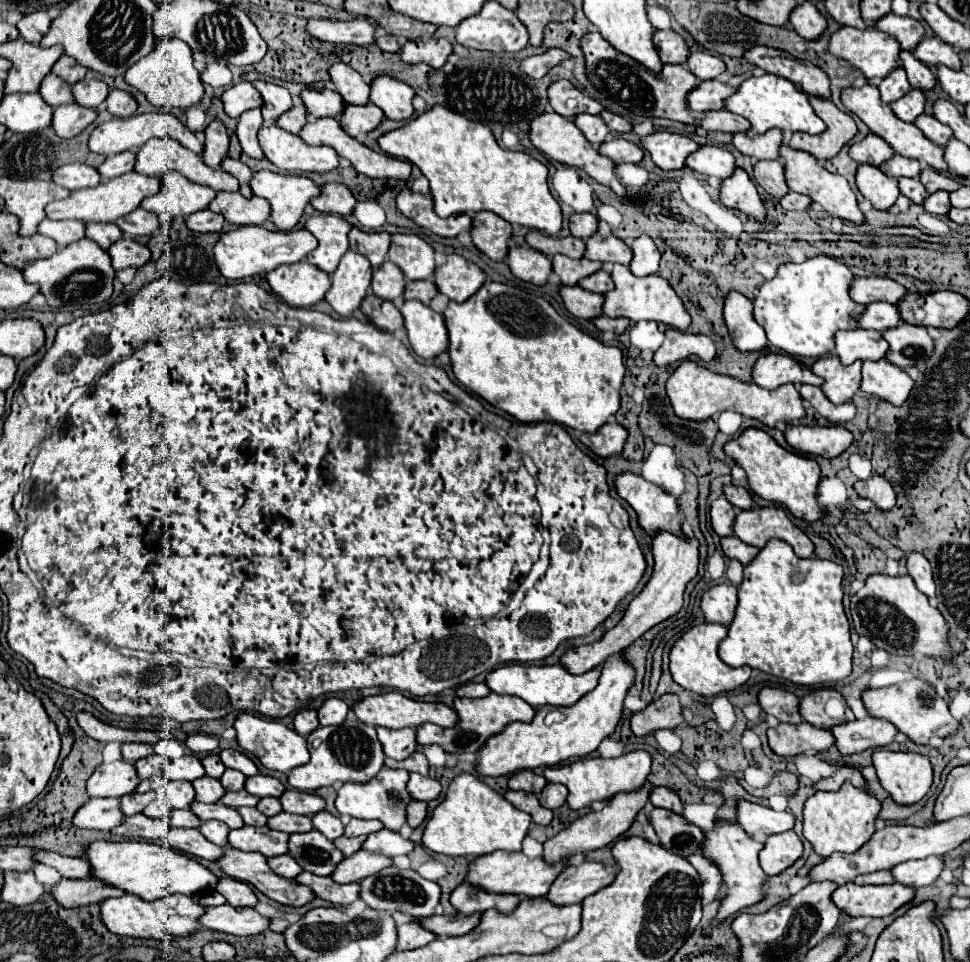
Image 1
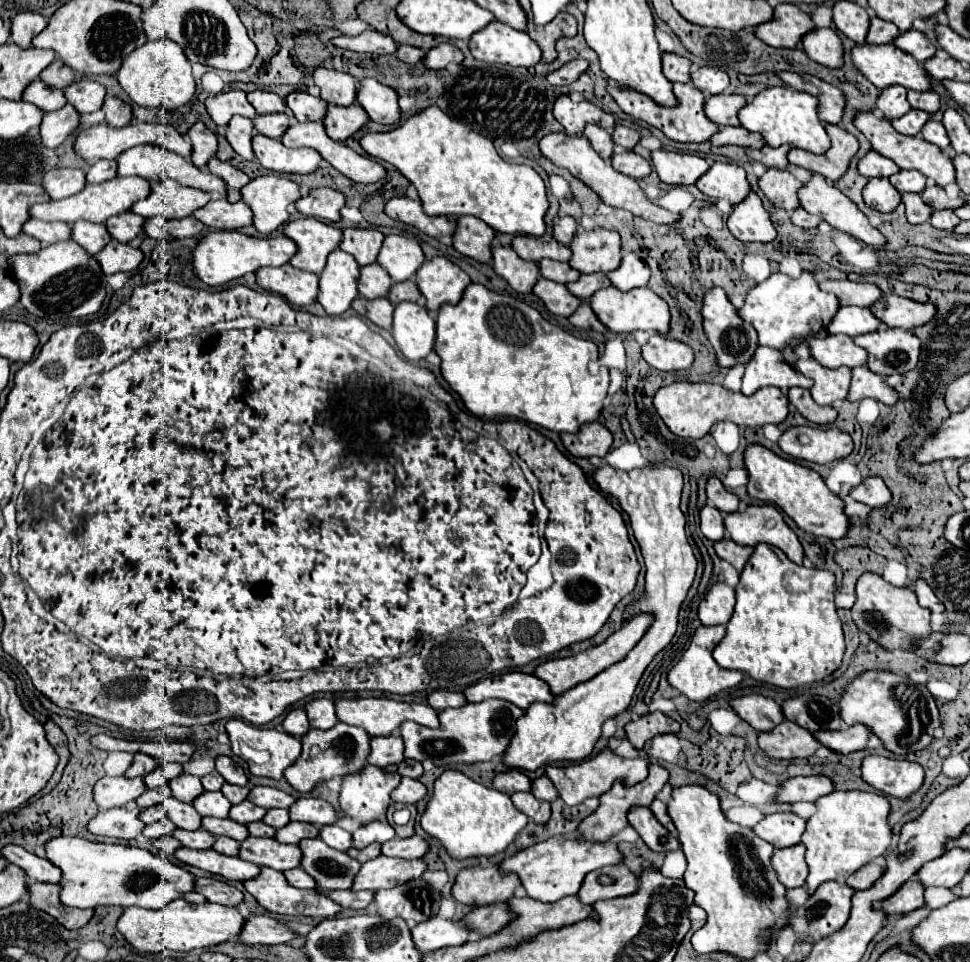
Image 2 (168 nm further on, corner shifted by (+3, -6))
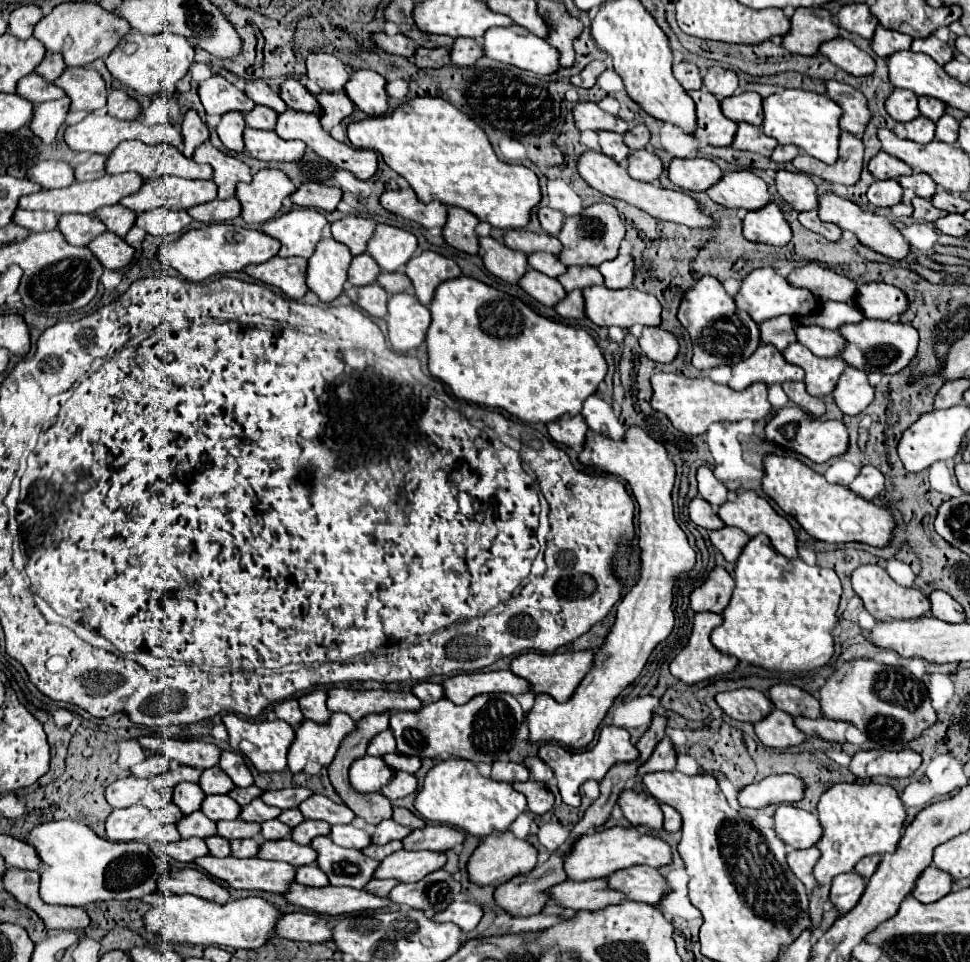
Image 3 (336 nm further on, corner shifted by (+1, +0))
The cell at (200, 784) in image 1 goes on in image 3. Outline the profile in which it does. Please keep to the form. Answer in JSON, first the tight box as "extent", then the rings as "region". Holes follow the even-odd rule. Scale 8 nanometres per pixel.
{"extent":[202,795,240,821],"region":[[[206,795],[206,799],[202,801],[202,813],[212,821],[236,819],[238,811],[240,805],[228,795]]]}

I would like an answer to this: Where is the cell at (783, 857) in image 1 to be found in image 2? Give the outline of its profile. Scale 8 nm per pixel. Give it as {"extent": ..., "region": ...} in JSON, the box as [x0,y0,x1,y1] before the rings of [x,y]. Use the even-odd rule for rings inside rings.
{"extent":[772,845,808,889],"region":[[[794,845],[794,847],[788,847],[788,849],[778,849],[774,851],[774,857],[772,857],[772,865],[778,873],[778,879],[788,885],[788,889],[794,889],[794,887],[802,887],[804,881],[806,881],[806,875],[808,875],[808,867],[806,867],[806,861],[804,861],[804,845]]]}

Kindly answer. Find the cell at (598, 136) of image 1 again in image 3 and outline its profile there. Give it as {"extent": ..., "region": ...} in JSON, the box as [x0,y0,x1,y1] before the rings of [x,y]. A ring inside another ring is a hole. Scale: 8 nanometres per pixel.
{"extent":[598,131,630,163],"region":[[[598,131],[598,137],[600,137],[600,149],[606,155],[610,155],[618,163],[624,163],[626,161],[626,155],[630,155],[630,149],[624,145],[620,133],[614,133],[614,131]]]}

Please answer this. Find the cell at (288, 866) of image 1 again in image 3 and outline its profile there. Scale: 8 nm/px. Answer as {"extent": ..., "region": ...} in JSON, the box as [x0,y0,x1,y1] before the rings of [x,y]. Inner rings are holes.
{"extent":[296,863,328,887],"region":[[[314,863],[314,865],[304,865],[296,869],[296,881],[308,887],[324,887],[328,885],[328,877],[322,873],[322,869]]]}

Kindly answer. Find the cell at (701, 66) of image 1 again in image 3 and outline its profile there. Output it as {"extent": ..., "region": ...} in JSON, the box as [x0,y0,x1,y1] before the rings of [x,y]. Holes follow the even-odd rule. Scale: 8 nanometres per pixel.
{"extent":[704,65,738,99],"region":[[[714,65],[706,71],[704,75],[704,89],[714,93],[718,99],[724,99],[724,97],[730,97],[734,95],[736,87],[738,87],[738,75],[730,69],[724,69],[720,65]]]}

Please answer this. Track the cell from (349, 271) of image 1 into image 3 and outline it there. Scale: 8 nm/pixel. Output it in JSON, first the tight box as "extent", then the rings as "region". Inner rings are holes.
{"extent":[308,239,352,303],"region":[[[322,239],[308,259],[308,287],[324,303],[338,299],[344,293],[344,283],[348,281],[348,267],[352,263],[352,253],[346,245],[336,239]]]}

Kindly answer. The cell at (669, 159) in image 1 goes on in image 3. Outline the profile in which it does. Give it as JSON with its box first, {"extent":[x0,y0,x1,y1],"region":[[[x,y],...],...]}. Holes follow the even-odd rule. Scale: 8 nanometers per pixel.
{"extent":[668,159,722,191],"region":[[[672,159],[668,165],[668,179],[690,191],[706,191],[722,177],[722,169],[712,159]]]}

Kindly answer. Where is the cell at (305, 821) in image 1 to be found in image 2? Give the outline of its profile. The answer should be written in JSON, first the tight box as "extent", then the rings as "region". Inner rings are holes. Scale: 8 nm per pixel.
{"extent":[276,821,318,843],"region":[[[290,821],[286,827],[278,829],[276,831],[276,839],[280,843],[300,843],[302,839],[310,837],[318,837],[318,827],[316,825],[310,825],[310,823],[298,823],[298,821]]]}

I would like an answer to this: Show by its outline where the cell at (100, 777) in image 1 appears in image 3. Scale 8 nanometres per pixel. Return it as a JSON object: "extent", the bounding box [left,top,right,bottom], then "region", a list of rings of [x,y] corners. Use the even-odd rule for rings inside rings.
{"extent":[106,775,148,809],"region":[[[134,775],[118,779],[106,787],[106,801],[116,809],[130,807],[142,799],[146,787],[148,787],[148,779],[138,779]]]}

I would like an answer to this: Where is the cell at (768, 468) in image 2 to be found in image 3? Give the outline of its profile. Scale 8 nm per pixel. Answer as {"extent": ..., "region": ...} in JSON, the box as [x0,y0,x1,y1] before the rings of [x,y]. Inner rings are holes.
{"extent":[762,455,894,547],"region":[[[764,455],[764,477],[762,489],[772,497],[780,509],[792,517],[810,533],[814,539],[826,543],[850,543],[860,541],[874,547],[884,547],[892,537],[894,519],[892,513],[884,507],[876,507],[870,501],[854,495],[842,485],[828,483],[824,475],[812,471],[808,465],[794,457]]]}

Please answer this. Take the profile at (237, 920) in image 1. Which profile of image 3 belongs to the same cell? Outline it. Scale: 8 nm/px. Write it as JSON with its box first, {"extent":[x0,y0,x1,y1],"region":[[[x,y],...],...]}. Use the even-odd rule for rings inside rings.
{"extent":[274,913,332,943],"region":[[[286,913],[276,921],[274,933],[284,939],[292,941],[308,941],[308,943],[322,943],[328,941],[332,935],[330,925],[326,919],[312,915],[312,913]]]}

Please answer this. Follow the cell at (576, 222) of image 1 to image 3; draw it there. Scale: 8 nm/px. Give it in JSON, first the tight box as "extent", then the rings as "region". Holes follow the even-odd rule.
{"extent":[538,207,564,235],"region":[[[542,207],[538,211],[538,219],[540,219],[540,225],[546,233],[550,235],[558,235],[562,231],[562,225],[564,225],[564,215],[560,211],[554,211],[550,207]]]}

